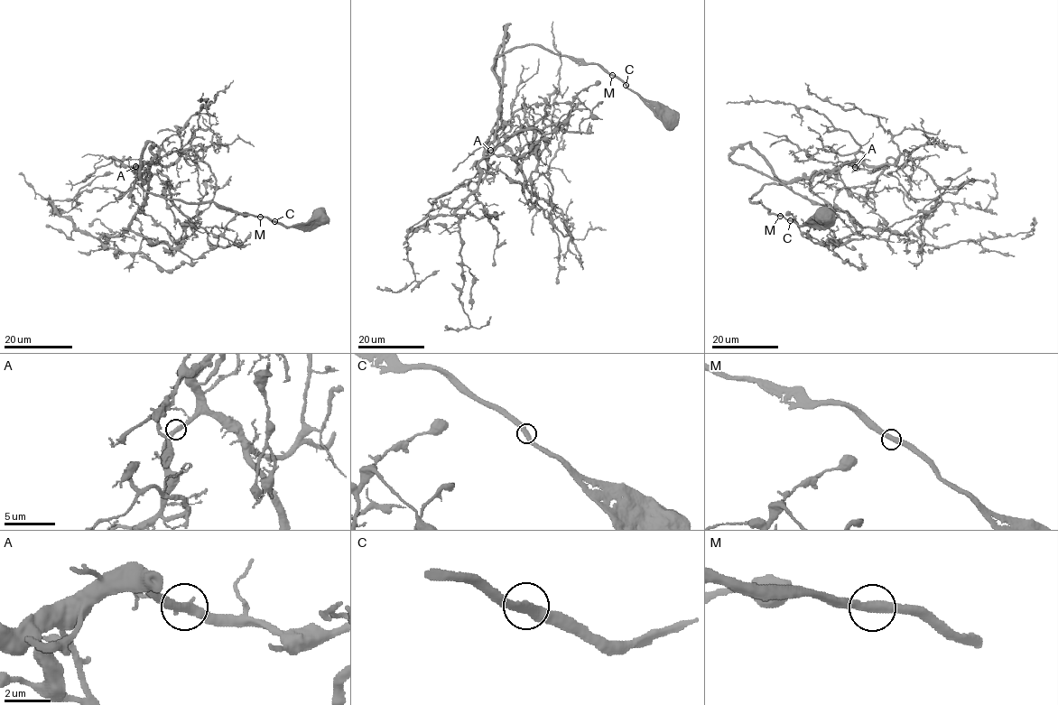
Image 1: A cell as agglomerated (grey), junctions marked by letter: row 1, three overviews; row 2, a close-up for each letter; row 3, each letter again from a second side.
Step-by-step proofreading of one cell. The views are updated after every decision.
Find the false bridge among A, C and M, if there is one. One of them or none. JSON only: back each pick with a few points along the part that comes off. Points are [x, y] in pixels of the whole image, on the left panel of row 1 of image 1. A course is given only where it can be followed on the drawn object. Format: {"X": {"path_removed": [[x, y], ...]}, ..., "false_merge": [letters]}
{"false_merge": []}

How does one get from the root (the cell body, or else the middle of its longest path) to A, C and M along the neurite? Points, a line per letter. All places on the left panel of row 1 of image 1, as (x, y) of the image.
A: (317, 218), (284, 226), (212, 202), (160, 197), (139, 186), (146, 172), (142, 163), (135, 166)
C: (317, 218), (311, 223), (291, 226), (281, 225), (274, 221)
M: (317, 218), (304, 224), (284, 226), (260, 217)

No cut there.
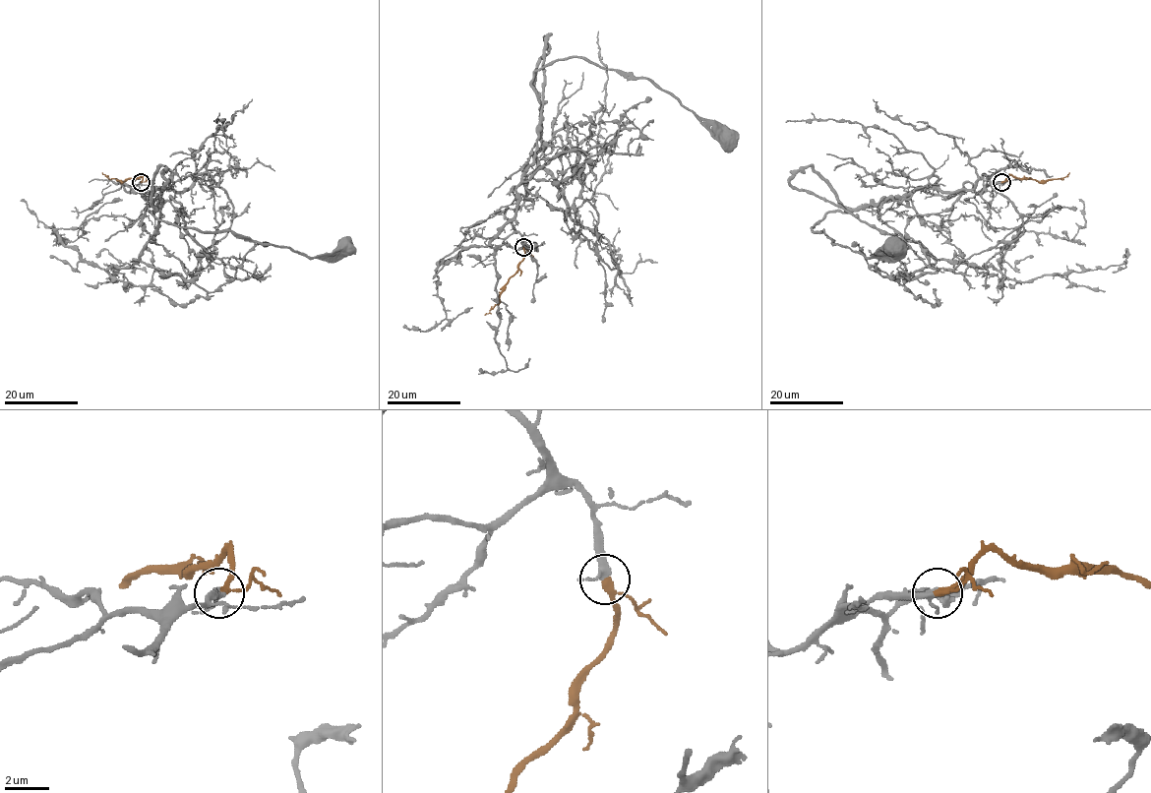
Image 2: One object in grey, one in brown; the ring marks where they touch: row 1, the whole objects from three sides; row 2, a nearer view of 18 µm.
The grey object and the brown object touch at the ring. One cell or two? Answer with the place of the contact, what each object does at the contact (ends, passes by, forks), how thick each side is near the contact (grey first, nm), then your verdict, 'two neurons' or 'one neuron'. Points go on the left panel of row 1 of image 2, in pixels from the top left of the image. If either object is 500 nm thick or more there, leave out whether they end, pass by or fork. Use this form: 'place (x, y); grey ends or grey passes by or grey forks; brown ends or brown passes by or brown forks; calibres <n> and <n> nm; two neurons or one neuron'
place (141, 182); grey passes by; brown passes by; calibres 280 and 240 nm; one neuron

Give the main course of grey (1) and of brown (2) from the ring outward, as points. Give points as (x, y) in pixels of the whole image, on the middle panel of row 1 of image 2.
1: (523, 247), (504, 213), (536, 167), (539, 69), (580, 57), (651, 79), (725, 136)
2: (523, 247), (525, 255), (500, 296), (500, 302), (485, 315)

